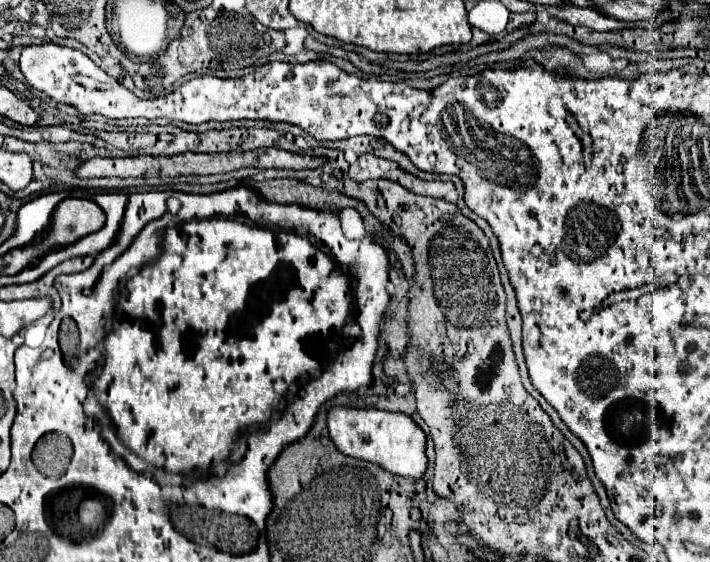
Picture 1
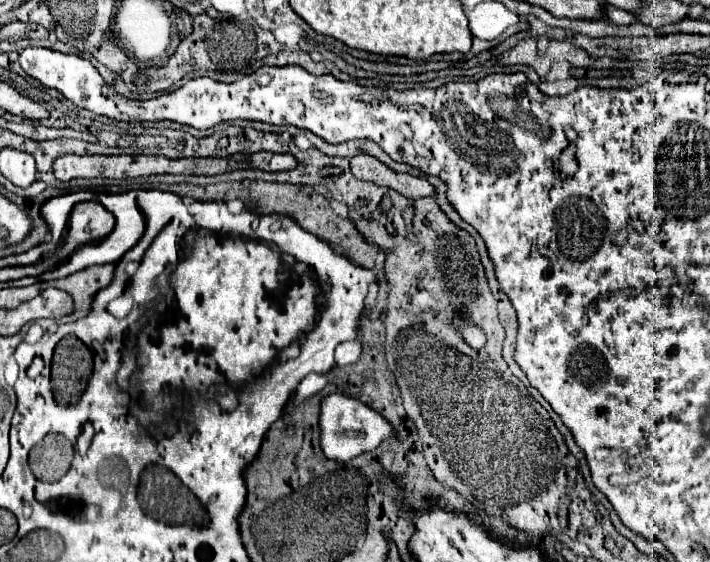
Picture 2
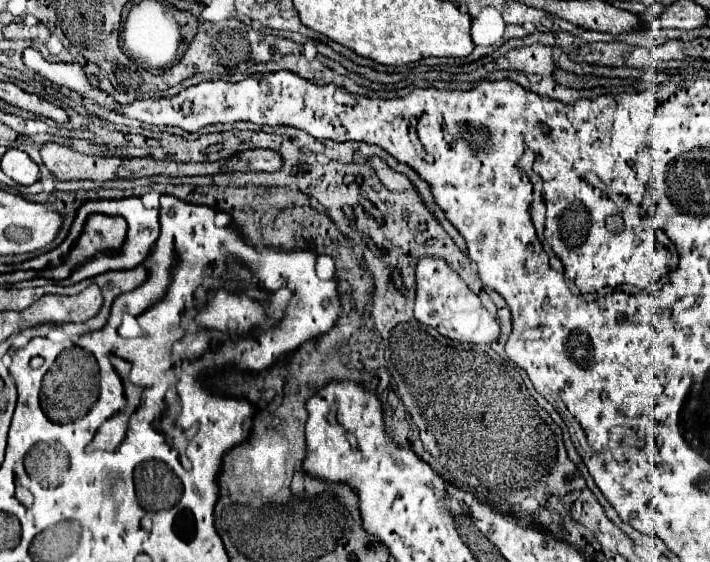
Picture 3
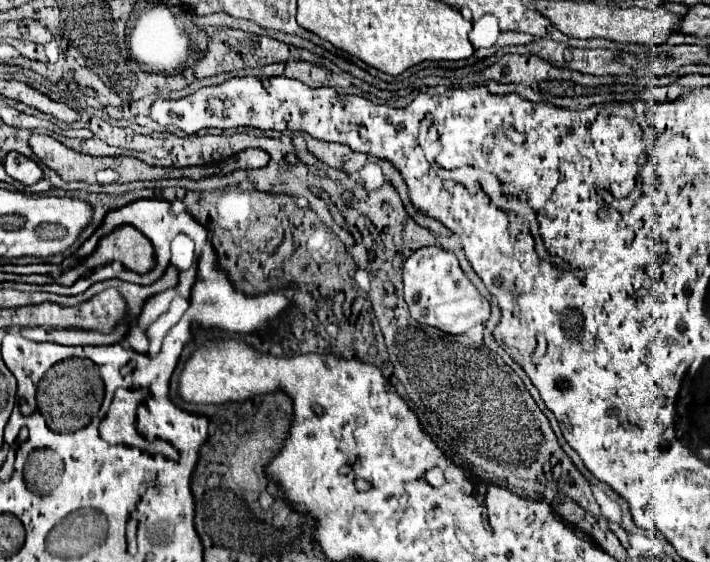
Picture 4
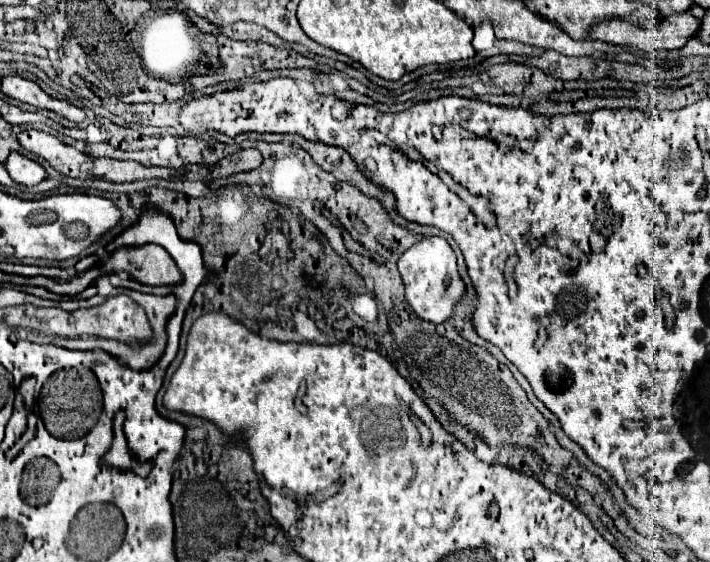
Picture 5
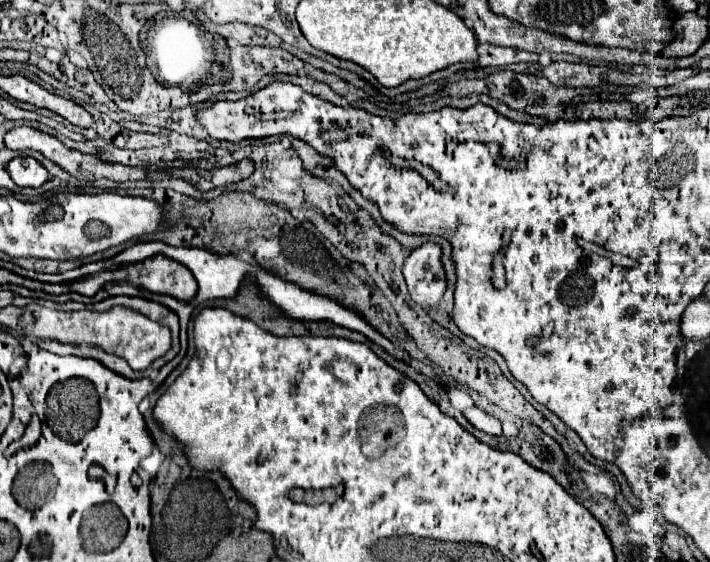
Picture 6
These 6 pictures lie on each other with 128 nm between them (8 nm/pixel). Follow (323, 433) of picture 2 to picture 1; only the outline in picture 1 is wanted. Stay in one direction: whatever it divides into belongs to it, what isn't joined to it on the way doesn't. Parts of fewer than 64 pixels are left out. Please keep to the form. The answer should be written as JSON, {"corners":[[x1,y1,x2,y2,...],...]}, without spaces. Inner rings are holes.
{"corners":[[334,406,328,410,328,432,334,446,352,458,376,462,392,474,412,478,426,472,426,436,422,429,404,414,374,410,374,408,344,408]]}

